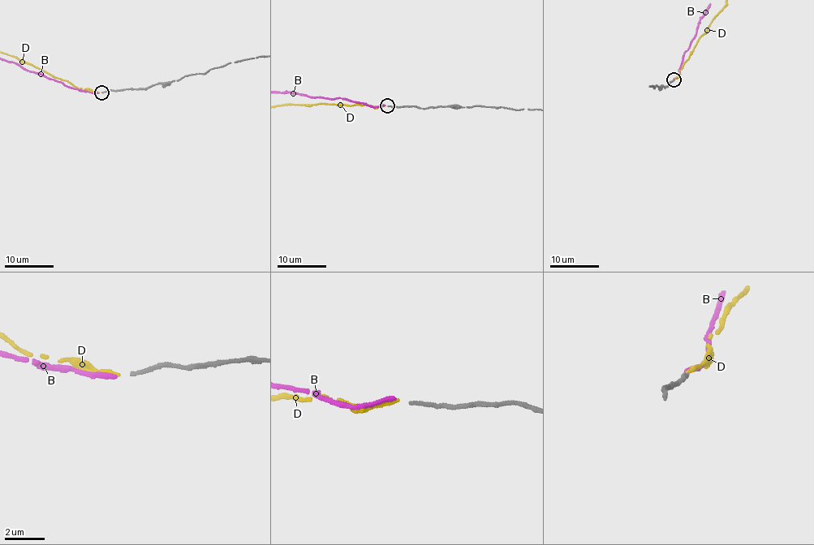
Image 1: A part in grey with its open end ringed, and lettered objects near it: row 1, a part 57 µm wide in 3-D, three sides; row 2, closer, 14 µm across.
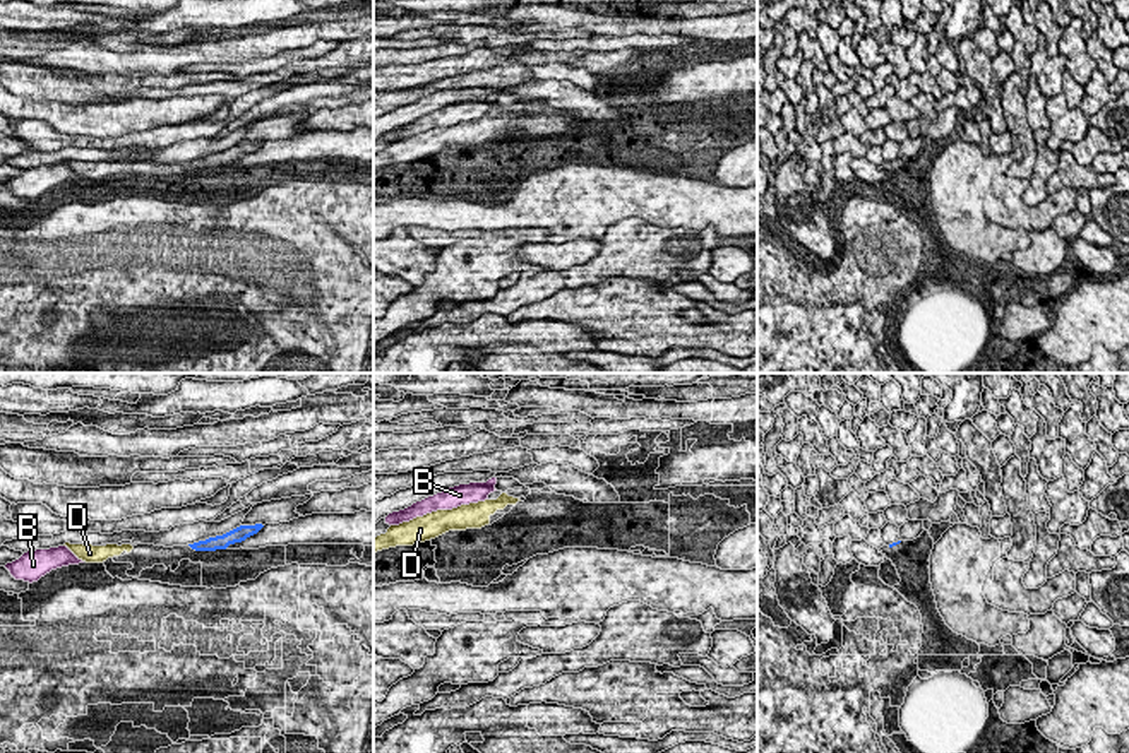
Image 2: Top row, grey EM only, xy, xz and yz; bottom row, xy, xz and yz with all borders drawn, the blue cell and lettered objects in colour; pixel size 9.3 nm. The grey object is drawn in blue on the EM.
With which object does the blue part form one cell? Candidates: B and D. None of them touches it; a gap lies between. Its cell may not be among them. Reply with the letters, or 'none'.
D

